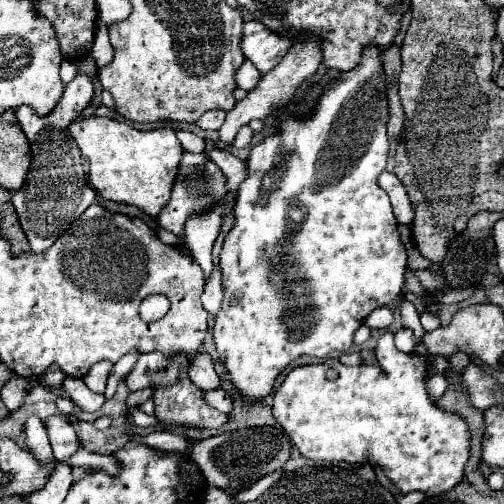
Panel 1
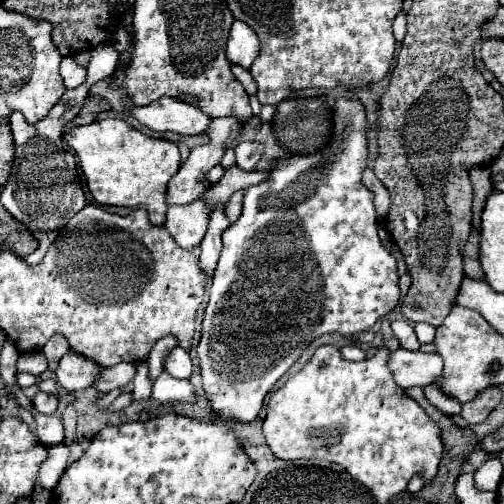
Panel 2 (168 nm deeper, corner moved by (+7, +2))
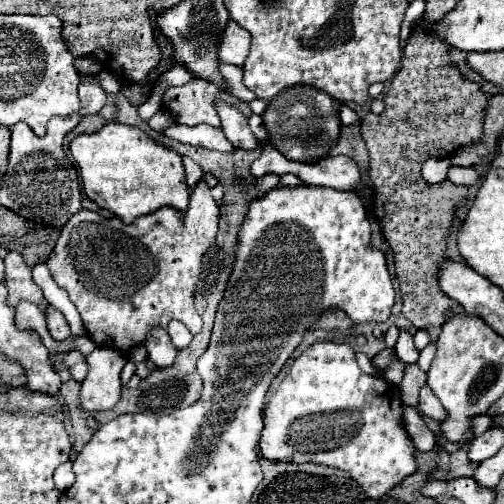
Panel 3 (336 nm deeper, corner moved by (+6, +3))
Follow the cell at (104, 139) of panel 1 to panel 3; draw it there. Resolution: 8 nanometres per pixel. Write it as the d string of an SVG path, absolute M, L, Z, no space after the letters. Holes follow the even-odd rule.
M110 121L98 133L76 137L70 145L70 153L72 153L72 159L76 161L84 193L96 205L114 213L124 223L132 223L136 217L154 213L160 207L174 207L182 213L188 209L190 193L188 193L186 177L184 177L182 157L176 151L166 149L164 145L152 141L144 131L140 131L136 127L124 125L124 123L118 123L118 121Z

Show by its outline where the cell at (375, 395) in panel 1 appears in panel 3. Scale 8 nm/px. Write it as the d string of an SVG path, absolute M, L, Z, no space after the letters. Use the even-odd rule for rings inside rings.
M312 343L294 363L290 373L286 375L286 379L278 385L276 393L270 397L266 411L262 411L262 419L264 419L264 433L260 439L260 451L264 455L264 459L268 461L282 461L282 463L318 463L318 465L326 465L326 467L334 467L334 469L342 469L348 471L352 475L354 481L358 481L358 485L372 497L378 499L382 495L386 495L392 487L396 487L400 481L404 481L408 475L412 475L416 471L416 461L414 461L414 443L404 427L404 419L402 419L402 401L400 401L400 393L398 387L388 385L384 379L380 377L370 377L366 373L360 371L358 363L356 363L356 355L354 349L348 343Z

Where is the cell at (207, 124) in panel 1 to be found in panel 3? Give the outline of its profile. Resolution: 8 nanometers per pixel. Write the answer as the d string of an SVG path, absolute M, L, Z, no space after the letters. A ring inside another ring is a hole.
M158 111L158 113L148 121L150 129L154 129L154 131L164 131L166 127L170 127L170 125L174 125L174 123L176 123L174 115L170 115L170 113L166 113L166 111Z

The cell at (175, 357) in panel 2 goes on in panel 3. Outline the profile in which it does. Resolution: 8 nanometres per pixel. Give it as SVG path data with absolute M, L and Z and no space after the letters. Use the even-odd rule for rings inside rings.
M150 329L150 337L146 337L142 345L148 351L148 359L152 359L156 367L170 367L178 355L176 347L170 343L170 335L164 329Z

